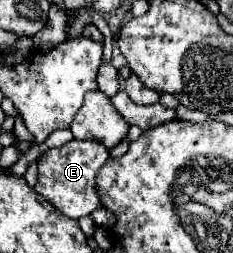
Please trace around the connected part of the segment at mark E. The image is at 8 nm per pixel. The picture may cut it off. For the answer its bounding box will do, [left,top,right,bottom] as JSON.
[35,139,109,219]

